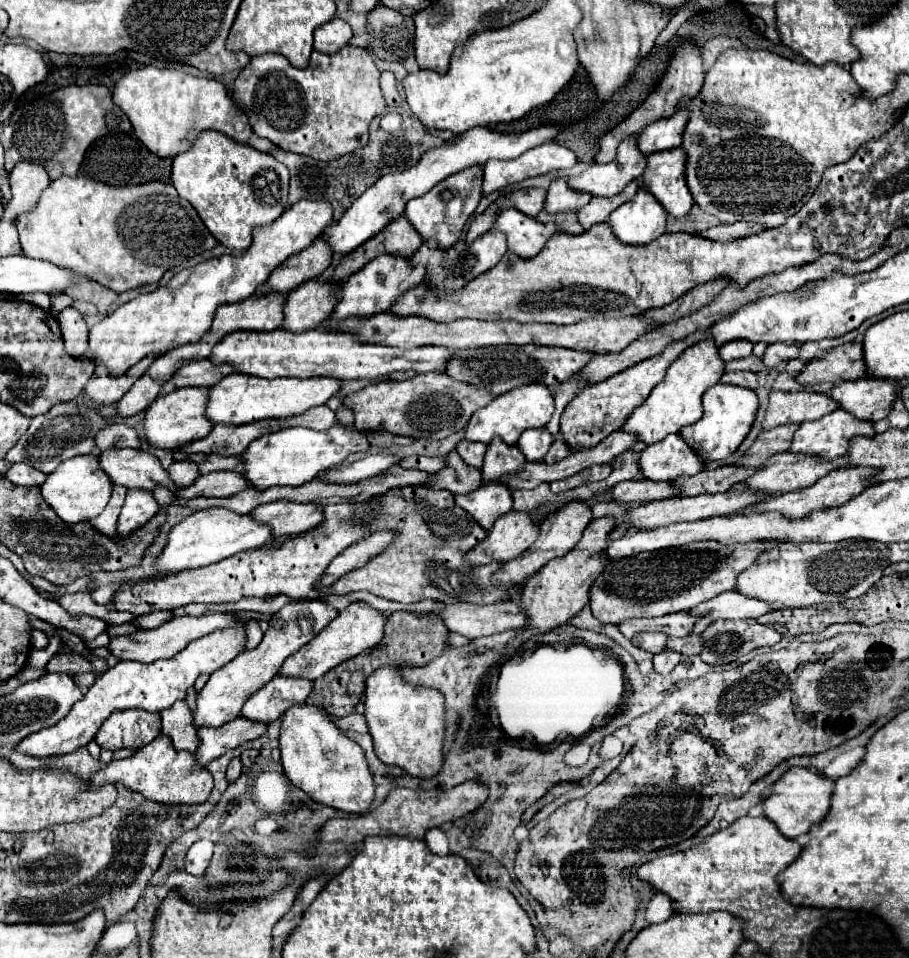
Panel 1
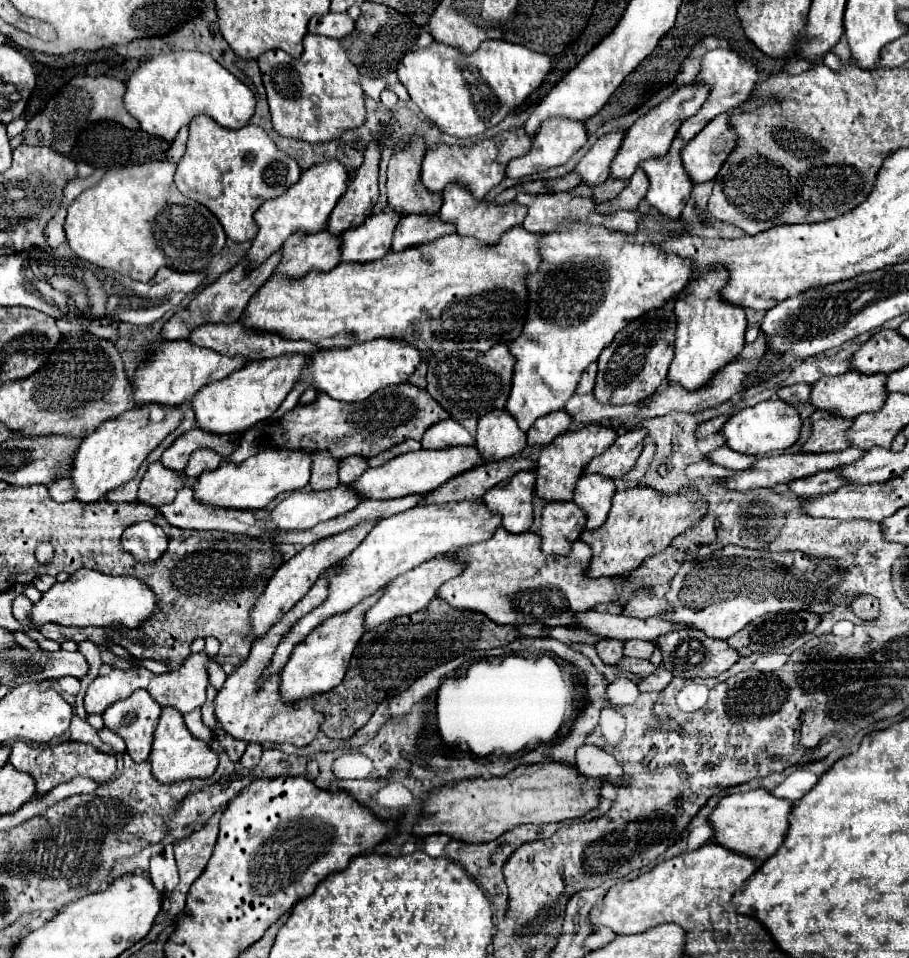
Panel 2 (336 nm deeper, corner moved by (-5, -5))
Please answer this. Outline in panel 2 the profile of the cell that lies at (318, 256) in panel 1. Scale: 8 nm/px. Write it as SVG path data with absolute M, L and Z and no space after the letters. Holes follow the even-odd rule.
M370 142L364 152L362 166L354 172L354 178L348 184L348 190L338 200L334 212L328 220L328 230L340 234L352 226L358 226L372 212L372 206L378 200L378 162L380 162L380 144Z

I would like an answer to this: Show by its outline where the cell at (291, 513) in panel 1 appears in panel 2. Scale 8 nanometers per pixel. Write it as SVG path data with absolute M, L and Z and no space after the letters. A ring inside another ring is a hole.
M454 446L446 450L418 450L418 452L396 456L378 468L366 470L366 474L362 474L362 478L358 478L354 486L364 500L390 500L410 494L426 494L440 488L450 478L472 470L472 466L474 468L480 466L482 462L484 458L476 446Z

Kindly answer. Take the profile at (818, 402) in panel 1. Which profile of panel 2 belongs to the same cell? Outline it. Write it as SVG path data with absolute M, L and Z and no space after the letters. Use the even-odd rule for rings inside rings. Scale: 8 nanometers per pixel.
M850 370L840 376L826 376L814 384L810 402L818 410L828 410L828 412L844 416L844 418L856 418L864 412L876 412L876 410L880 410L880 406L884 406L886 396L888 396L886 378L888 378L888 374L882 374L882 372L862 374L858 370Z

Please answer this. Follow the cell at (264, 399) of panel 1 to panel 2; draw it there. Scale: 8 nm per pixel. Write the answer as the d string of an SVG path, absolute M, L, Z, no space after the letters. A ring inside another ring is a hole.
M378 338L348 348L330 348L314 354L306 372L314 376L314 388L326 392L334 400L360 402L372 396L376 390L406 382L418 368L422 354L412 344L398 338Z

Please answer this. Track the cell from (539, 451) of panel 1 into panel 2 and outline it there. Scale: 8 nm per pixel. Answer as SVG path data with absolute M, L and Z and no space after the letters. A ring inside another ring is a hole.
M566 410L550 412L534 422L534 426L526 432L528 434L528 446L546 446L556 436L568 432L572 426L572 416Z

